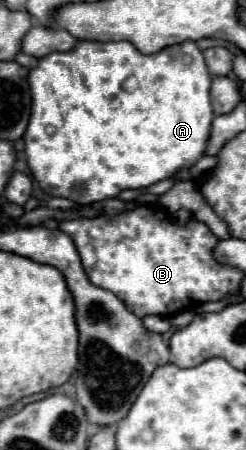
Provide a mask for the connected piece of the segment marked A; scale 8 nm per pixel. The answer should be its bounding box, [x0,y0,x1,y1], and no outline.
[24,41,214,205]

